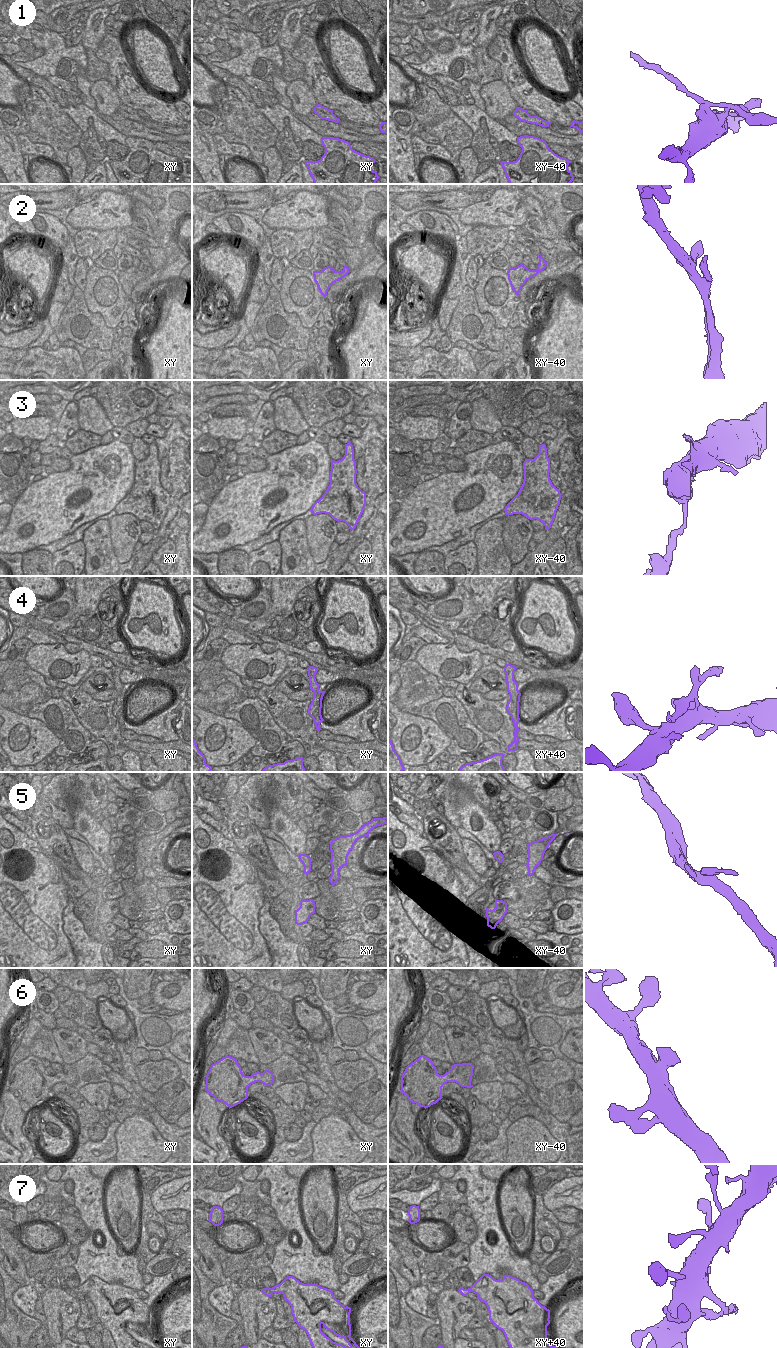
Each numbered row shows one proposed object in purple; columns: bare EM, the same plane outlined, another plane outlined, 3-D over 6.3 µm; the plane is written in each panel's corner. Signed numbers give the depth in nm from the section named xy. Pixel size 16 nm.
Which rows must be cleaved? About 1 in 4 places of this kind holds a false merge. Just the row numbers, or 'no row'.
1, 3

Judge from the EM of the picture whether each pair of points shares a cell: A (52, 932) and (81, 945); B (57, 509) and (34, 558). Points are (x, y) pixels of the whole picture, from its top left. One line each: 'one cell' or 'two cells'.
A: two cells
B: two cells

